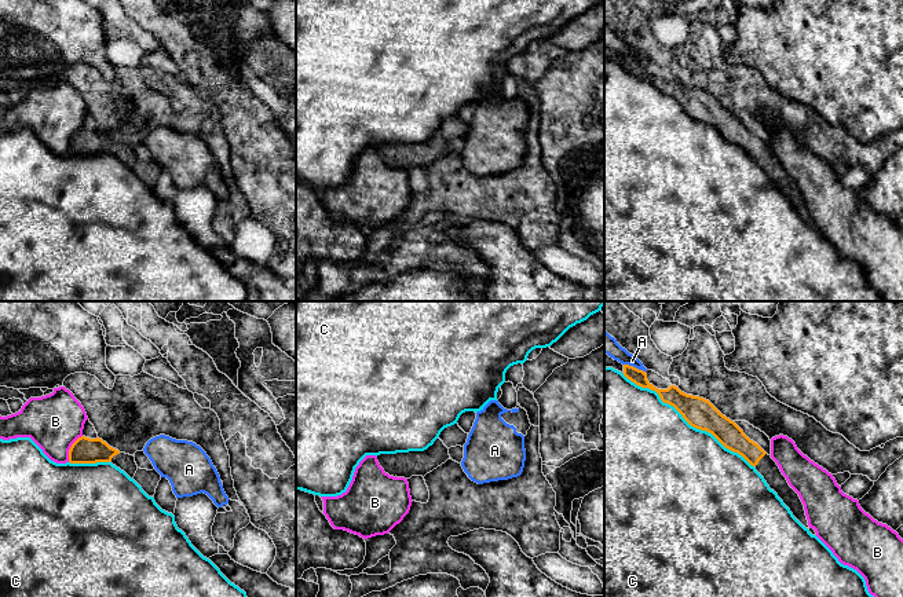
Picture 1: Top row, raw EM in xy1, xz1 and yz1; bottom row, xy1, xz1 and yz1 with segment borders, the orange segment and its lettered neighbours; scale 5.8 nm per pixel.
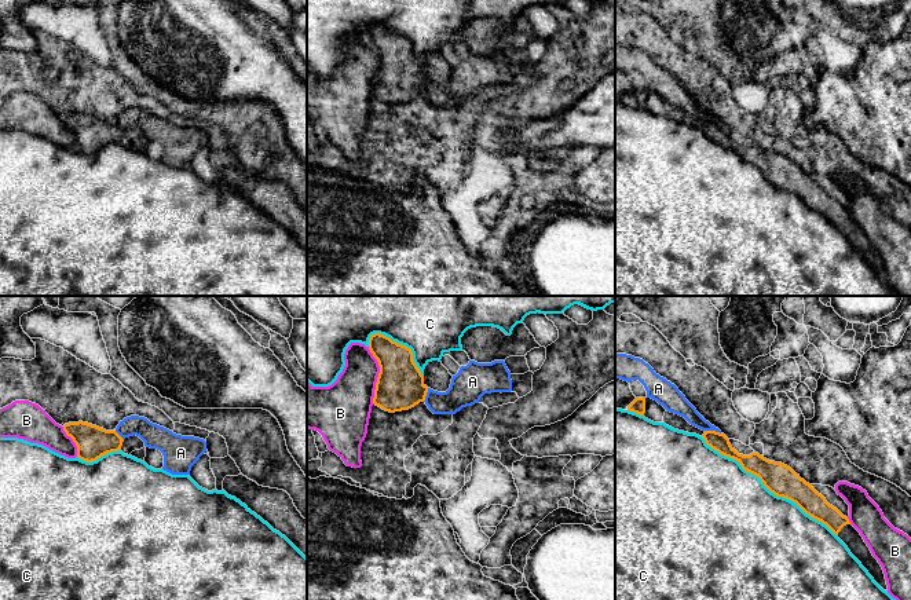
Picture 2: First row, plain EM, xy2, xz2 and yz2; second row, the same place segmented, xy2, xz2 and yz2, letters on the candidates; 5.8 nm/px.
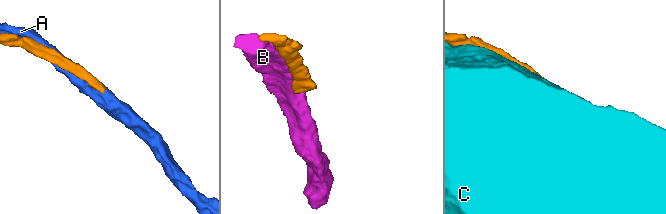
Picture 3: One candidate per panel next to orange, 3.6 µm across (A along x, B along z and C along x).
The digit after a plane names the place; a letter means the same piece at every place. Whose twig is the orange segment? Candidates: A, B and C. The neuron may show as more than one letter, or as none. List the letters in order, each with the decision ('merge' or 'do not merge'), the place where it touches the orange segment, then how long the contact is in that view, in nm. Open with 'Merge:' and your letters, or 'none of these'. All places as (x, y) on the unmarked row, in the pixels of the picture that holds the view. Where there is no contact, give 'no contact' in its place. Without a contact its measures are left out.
Merge: none of these
A: do not merge; meets orange in yz1 at (635, 59); contact 140 nm long
B: do not merge; meets orange in xz2 at (379, 68); contact 340 nm long
C: do not merge; meets orange in yz2 at (768, 180); contact 950 nm long

